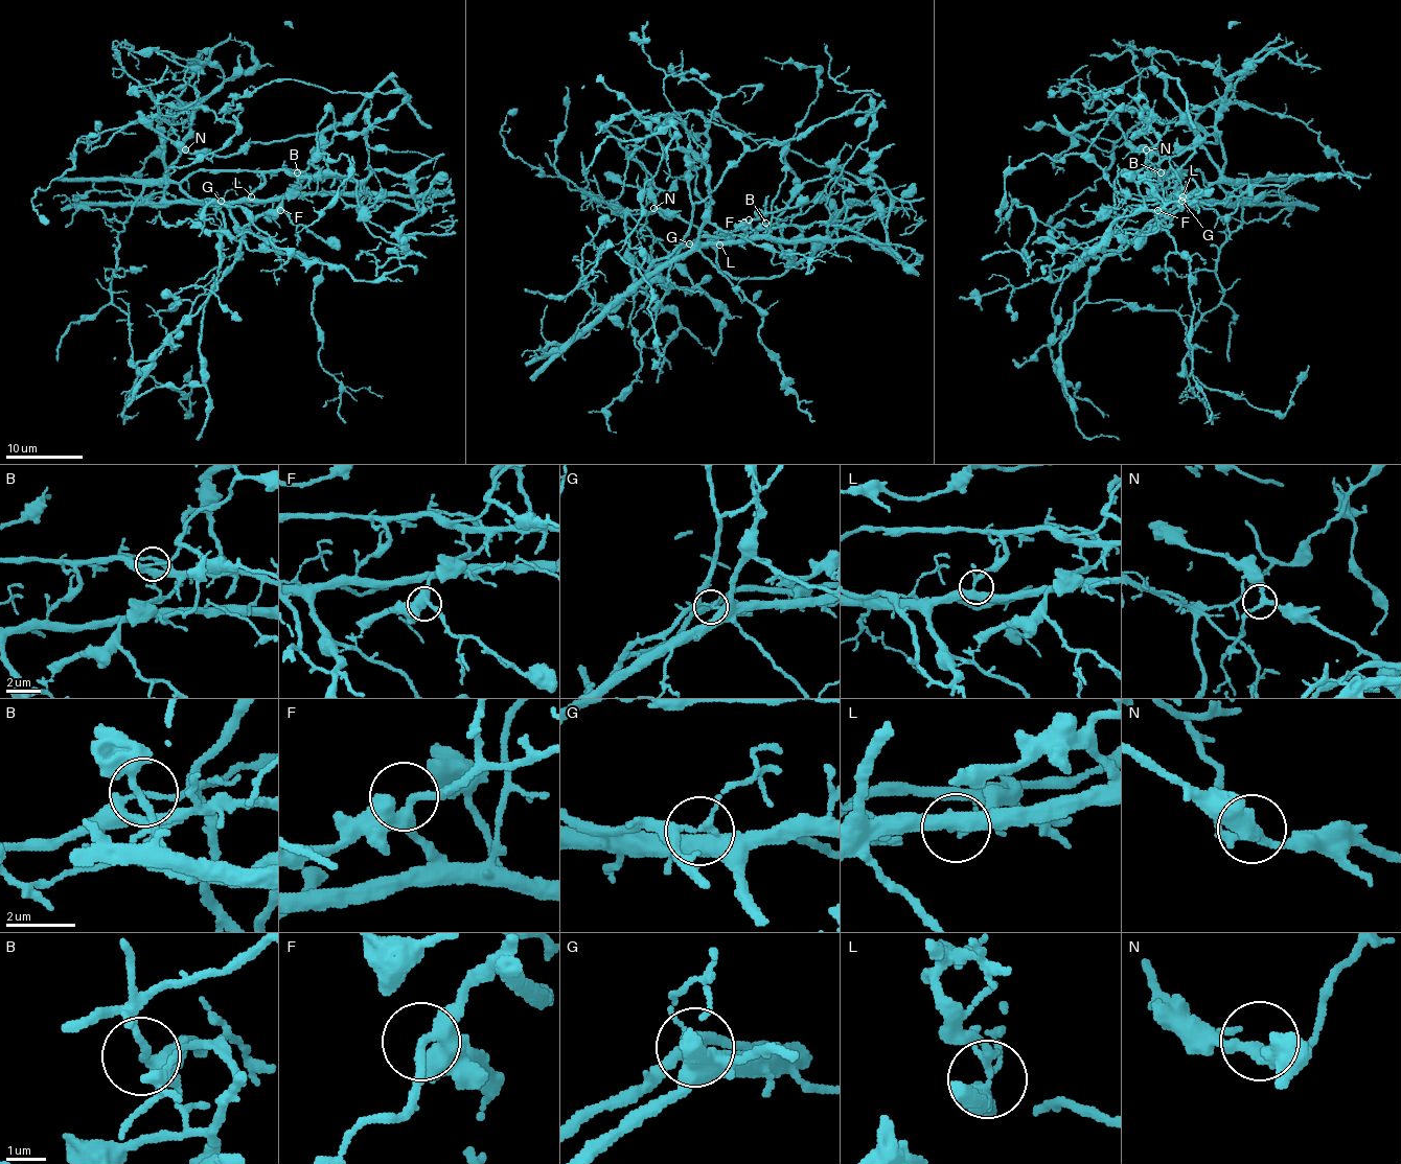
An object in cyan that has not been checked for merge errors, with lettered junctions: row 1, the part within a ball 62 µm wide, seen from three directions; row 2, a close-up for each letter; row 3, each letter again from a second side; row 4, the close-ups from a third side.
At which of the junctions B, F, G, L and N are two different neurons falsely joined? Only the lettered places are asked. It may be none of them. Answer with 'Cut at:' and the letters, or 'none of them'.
Cut at: B, G

